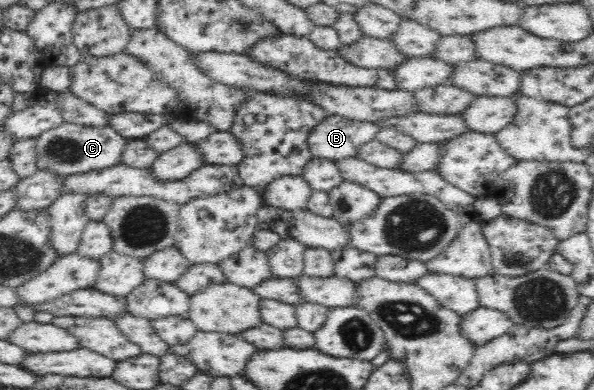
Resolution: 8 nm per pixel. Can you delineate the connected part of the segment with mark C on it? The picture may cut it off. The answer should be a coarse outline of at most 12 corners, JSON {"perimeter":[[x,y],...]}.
{"perimeter":[[68,121],[34,138],[37,169],[63,177],[120,164],[128,140]]}

